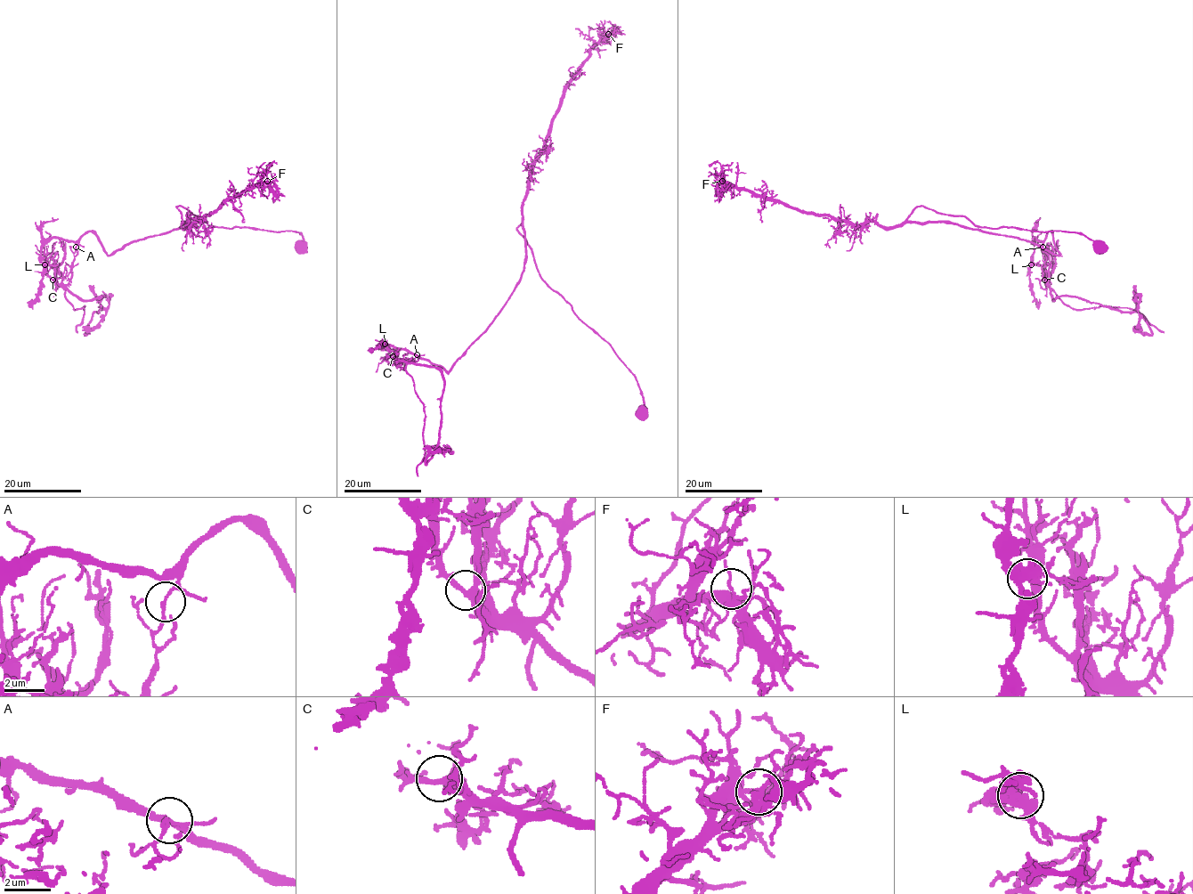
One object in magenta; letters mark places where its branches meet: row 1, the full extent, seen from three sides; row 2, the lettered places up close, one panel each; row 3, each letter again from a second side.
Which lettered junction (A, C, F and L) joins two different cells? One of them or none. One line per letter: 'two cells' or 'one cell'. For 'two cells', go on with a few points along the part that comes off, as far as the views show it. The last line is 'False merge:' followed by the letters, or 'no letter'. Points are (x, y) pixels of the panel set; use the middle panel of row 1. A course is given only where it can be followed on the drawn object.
A: two cells; foreign part runs (416, 354), (406, 361), (435, 367), (444, 383), (439, 445), (425, 462), (445, 451), (430, 448)
C: one cell
F: one cell
L: one cell
False merge: A

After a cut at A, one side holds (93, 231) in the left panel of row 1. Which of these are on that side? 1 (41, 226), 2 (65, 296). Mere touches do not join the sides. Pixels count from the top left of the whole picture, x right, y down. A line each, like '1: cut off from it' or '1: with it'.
1: with it
2: cut off from it

